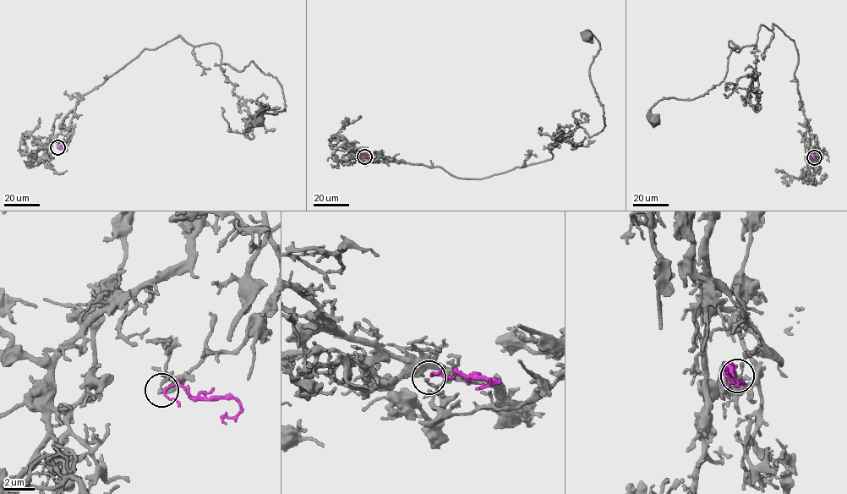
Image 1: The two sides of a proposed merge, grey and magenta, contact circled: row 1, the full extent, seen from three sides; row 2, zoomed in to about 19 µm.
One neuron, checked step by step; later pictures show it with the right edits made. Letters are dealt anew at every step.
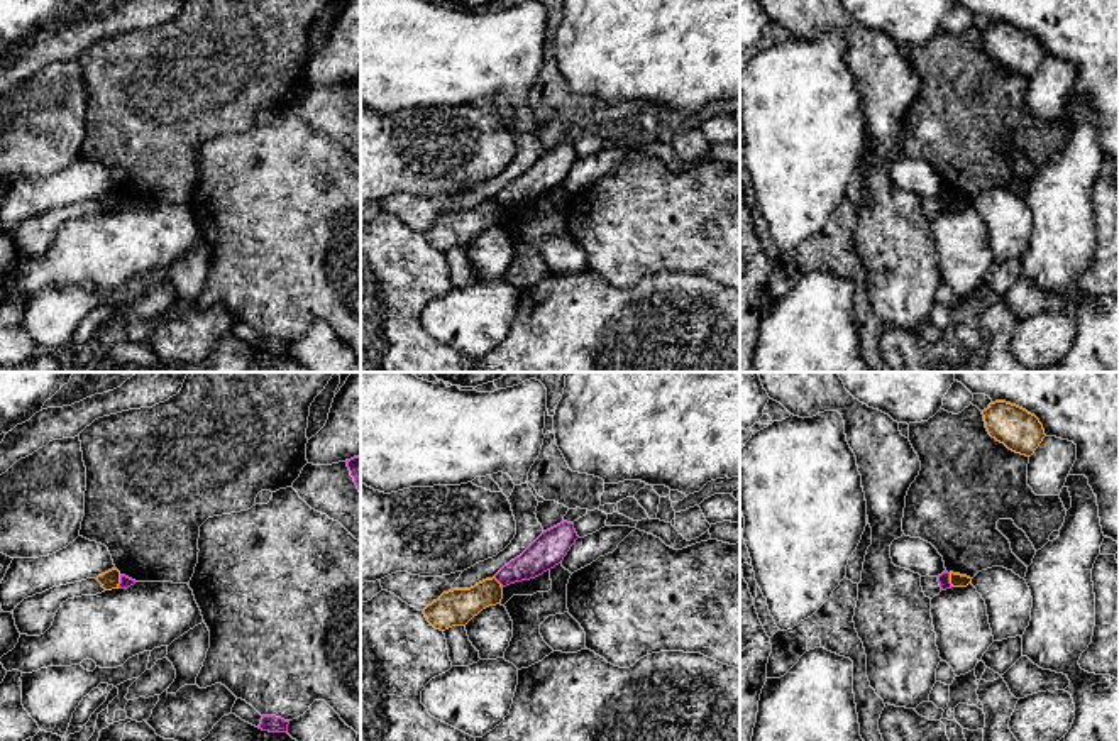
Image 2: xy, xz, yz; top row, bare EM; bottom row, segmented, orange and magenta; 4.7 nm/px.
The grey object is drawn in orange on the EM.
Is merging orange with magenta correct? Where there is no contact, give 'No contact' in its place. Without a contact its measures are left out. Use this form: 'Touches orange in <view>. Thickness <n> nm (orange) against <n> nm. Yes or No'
Touches orange in yz. Thickness 60 nm (orange) against 60 nm. No

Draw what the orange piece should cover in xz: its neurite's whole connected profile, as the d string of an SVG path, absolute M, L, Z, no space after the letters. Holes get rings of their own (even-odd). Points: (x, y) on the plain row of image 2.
M493 198L471 210L444 213L437 222L423 230L423 235L430 247L445 252L452 247L466 247L482 230L499 225L501 220L503 208Z

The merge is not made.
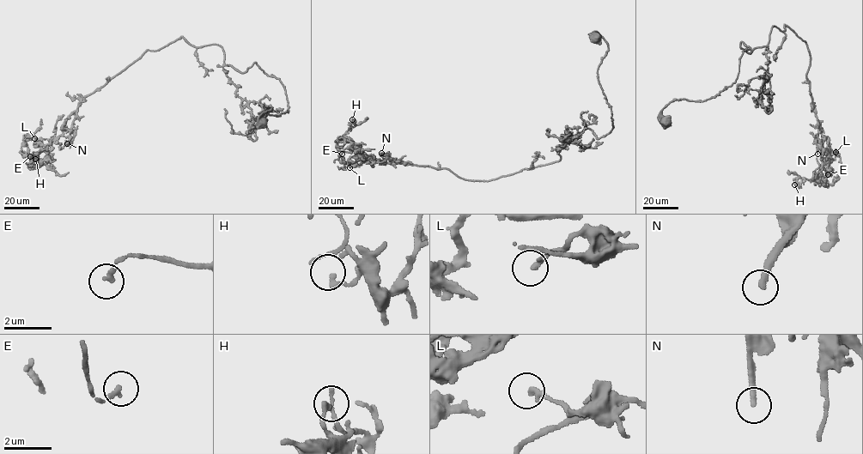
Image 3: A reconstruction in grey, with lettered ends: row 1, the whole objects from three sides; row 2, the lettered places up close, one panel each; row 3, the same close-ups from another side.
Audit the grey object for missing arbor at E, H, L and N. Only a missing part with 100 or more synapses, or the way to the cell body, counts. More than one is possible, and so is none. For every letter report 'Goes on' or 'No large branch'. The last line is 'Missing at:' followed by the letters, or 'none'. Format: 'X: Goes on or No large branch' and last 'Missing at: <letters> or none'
E: No large branch
H: No large branch
L: No large branch
N: Goes on
Missing at: N

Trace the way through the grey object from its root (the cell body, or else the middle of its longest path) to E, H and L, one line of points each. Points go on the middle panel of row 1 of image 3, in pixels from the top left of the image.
E: (595, 38), (613, 127), (569, 136), (559, 160), (483, 181), (342, 154)
H: (595, 38), (613, 127), (569, 136), (554, 162), (483, 181), (383, 162), (344, 137), (352, 119)
L: (595, 38), (613, 127), (569, 136), (560, 160), (486, 181), (360, 153), (349, 167)

